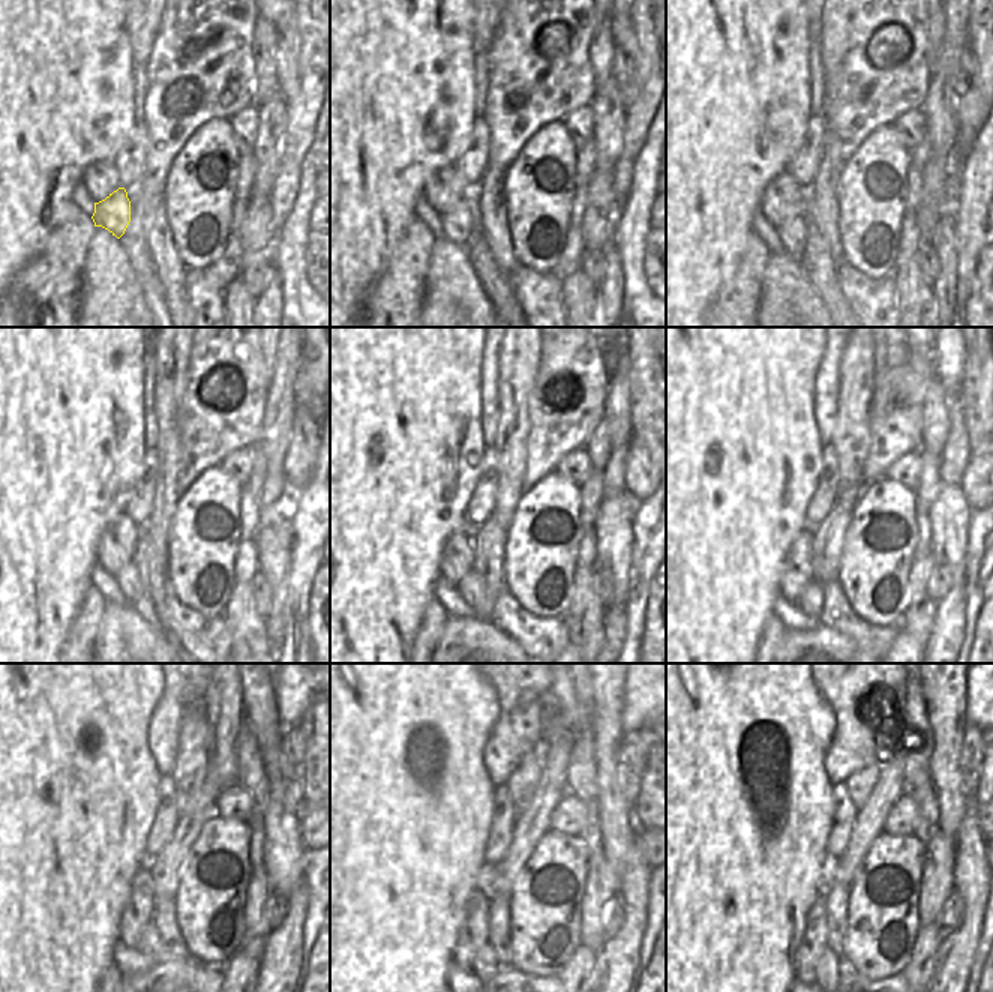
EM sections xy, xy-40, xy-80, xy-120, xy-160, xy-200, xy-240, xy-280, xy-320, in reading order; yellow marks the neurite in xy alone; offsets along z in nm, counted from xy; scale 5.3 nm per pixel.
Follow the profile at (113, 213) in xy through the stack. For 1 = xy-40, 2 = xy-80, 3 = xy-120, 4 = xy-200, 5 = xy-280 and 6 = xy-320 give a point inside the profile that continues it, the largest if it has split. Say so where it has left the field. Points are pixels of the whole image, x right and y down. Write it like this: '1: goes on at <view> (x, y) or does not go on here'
1: goes on at xy-40 (458, 222)
2: goes on at xy-80 (792, 233)
3: goes on at xy-120 (128, 578)
4: goes on at xy-200 (810, 601)
5: goes on at xy-280 (486, 962)
6: goes on at xy-320 (827, 968)

